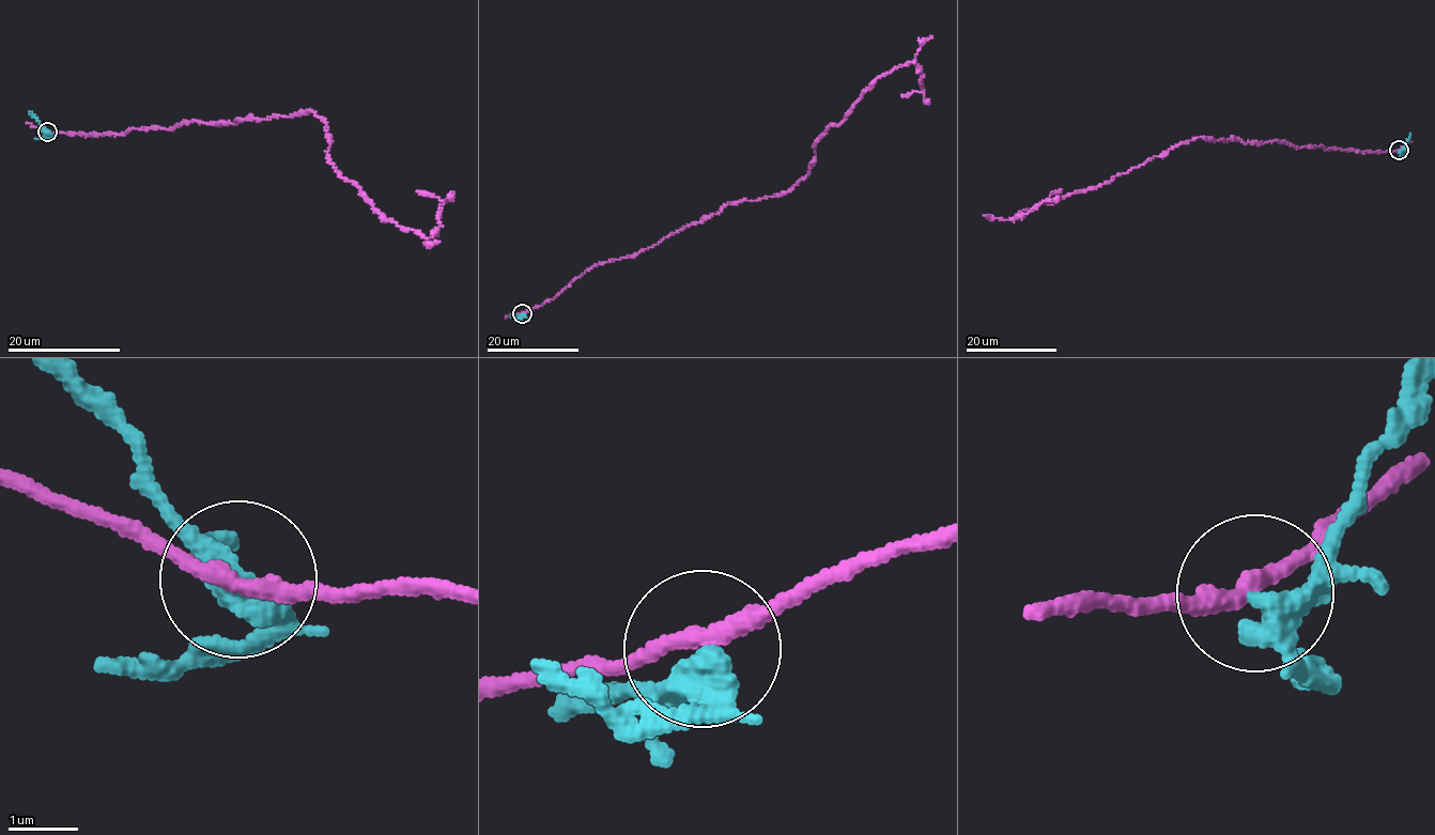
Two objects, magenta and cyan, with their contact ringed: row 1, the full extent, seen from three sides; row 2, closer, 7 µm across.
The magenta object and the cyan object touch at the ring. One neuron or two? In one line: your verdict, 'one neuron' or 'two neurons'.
two neurons

